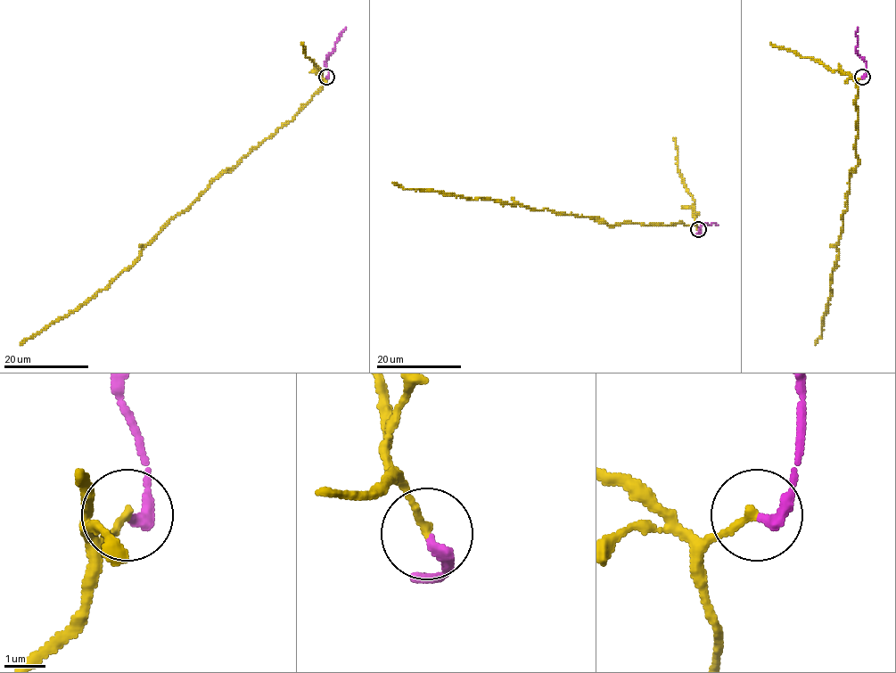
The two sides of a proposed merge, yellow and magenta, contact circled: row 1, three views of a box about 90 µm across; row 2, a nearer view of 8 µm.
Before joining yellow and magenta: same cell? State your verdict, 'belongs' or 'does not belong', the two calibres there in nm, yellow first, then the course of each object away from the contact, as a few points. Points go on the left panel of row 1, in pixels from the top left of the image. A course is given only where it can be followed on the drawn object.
does not belong; 190 nm thick on the yellow side, 280 nm on the other; yellow runs (325, 77), (319, 89), (291, 120), (213, 180), (107, 288), (20, 344); magenta runs (325, 77), (327, 56), (346, 28)

